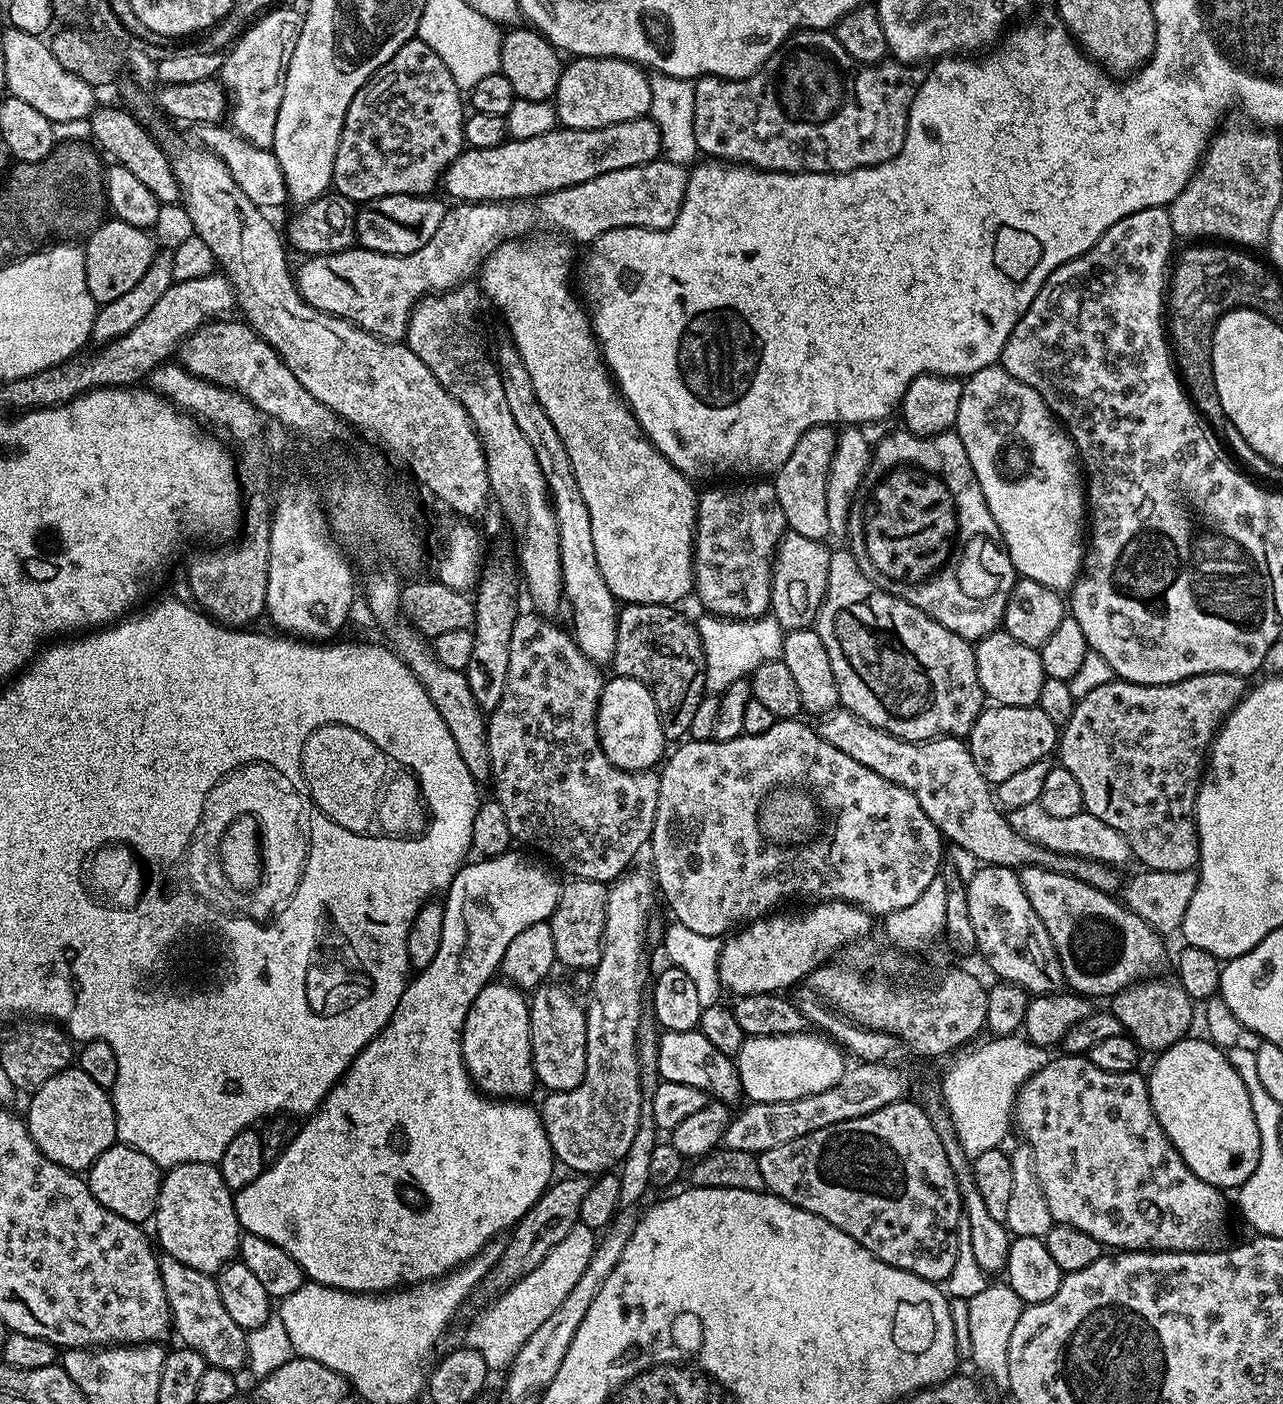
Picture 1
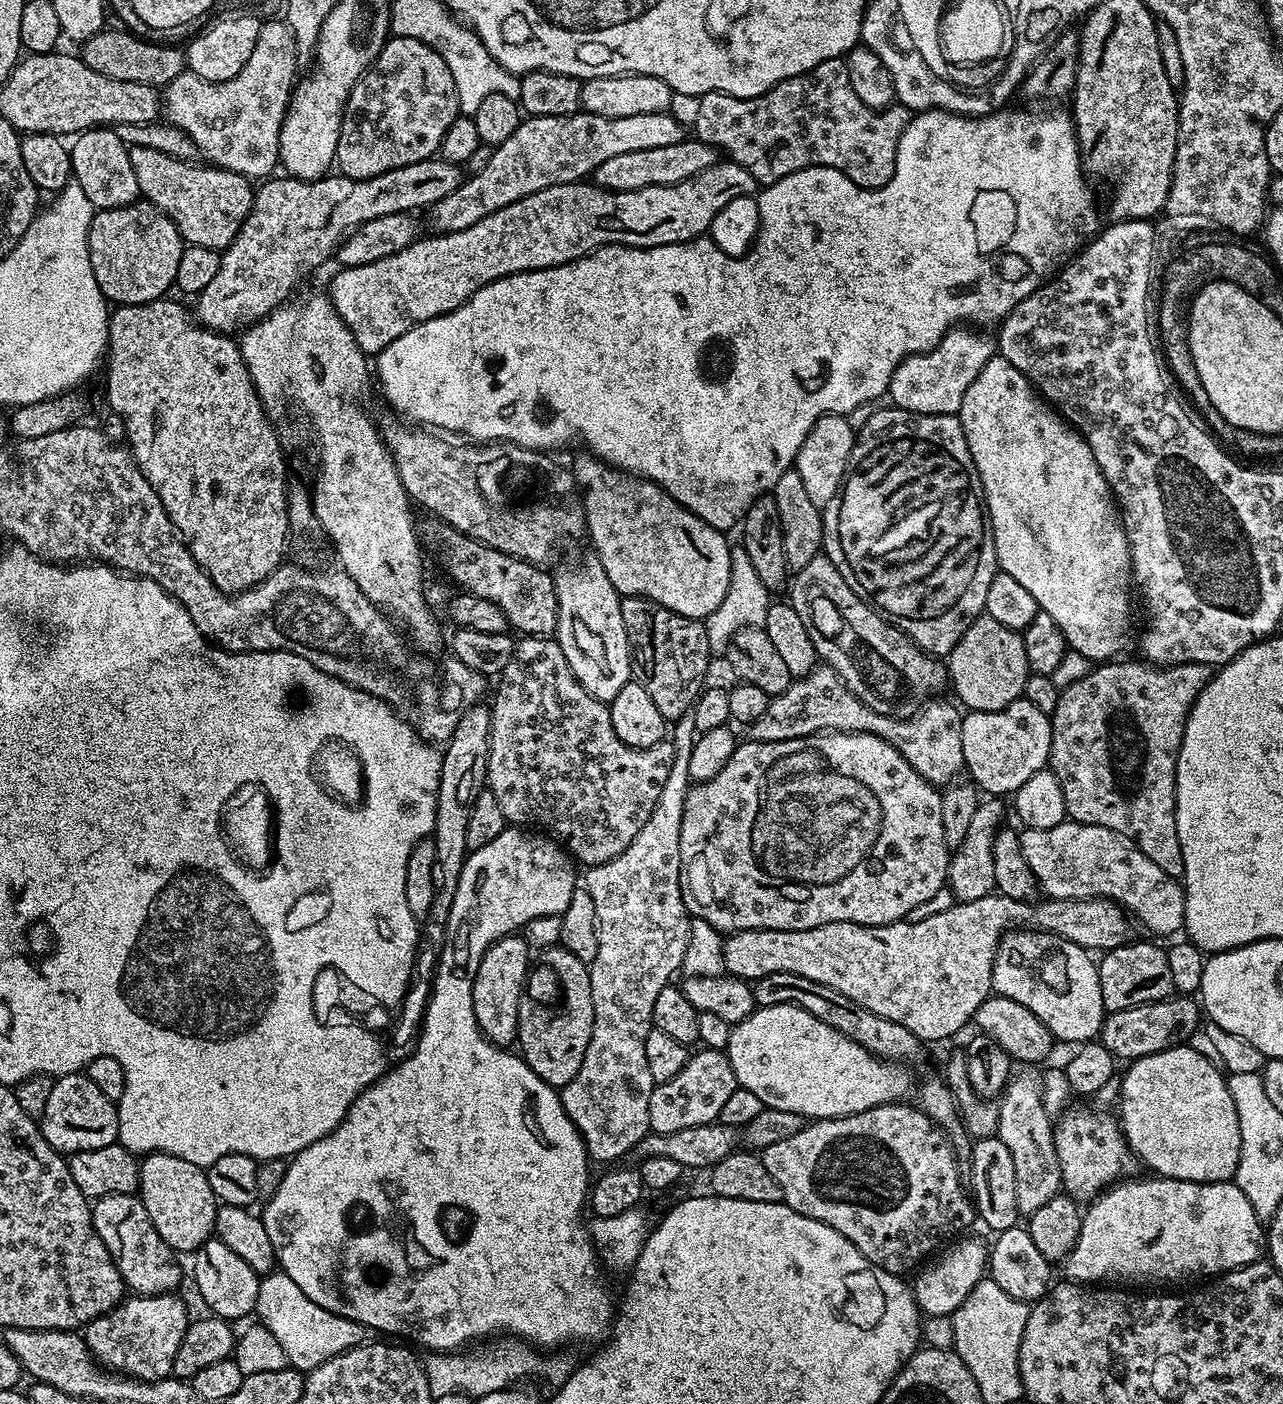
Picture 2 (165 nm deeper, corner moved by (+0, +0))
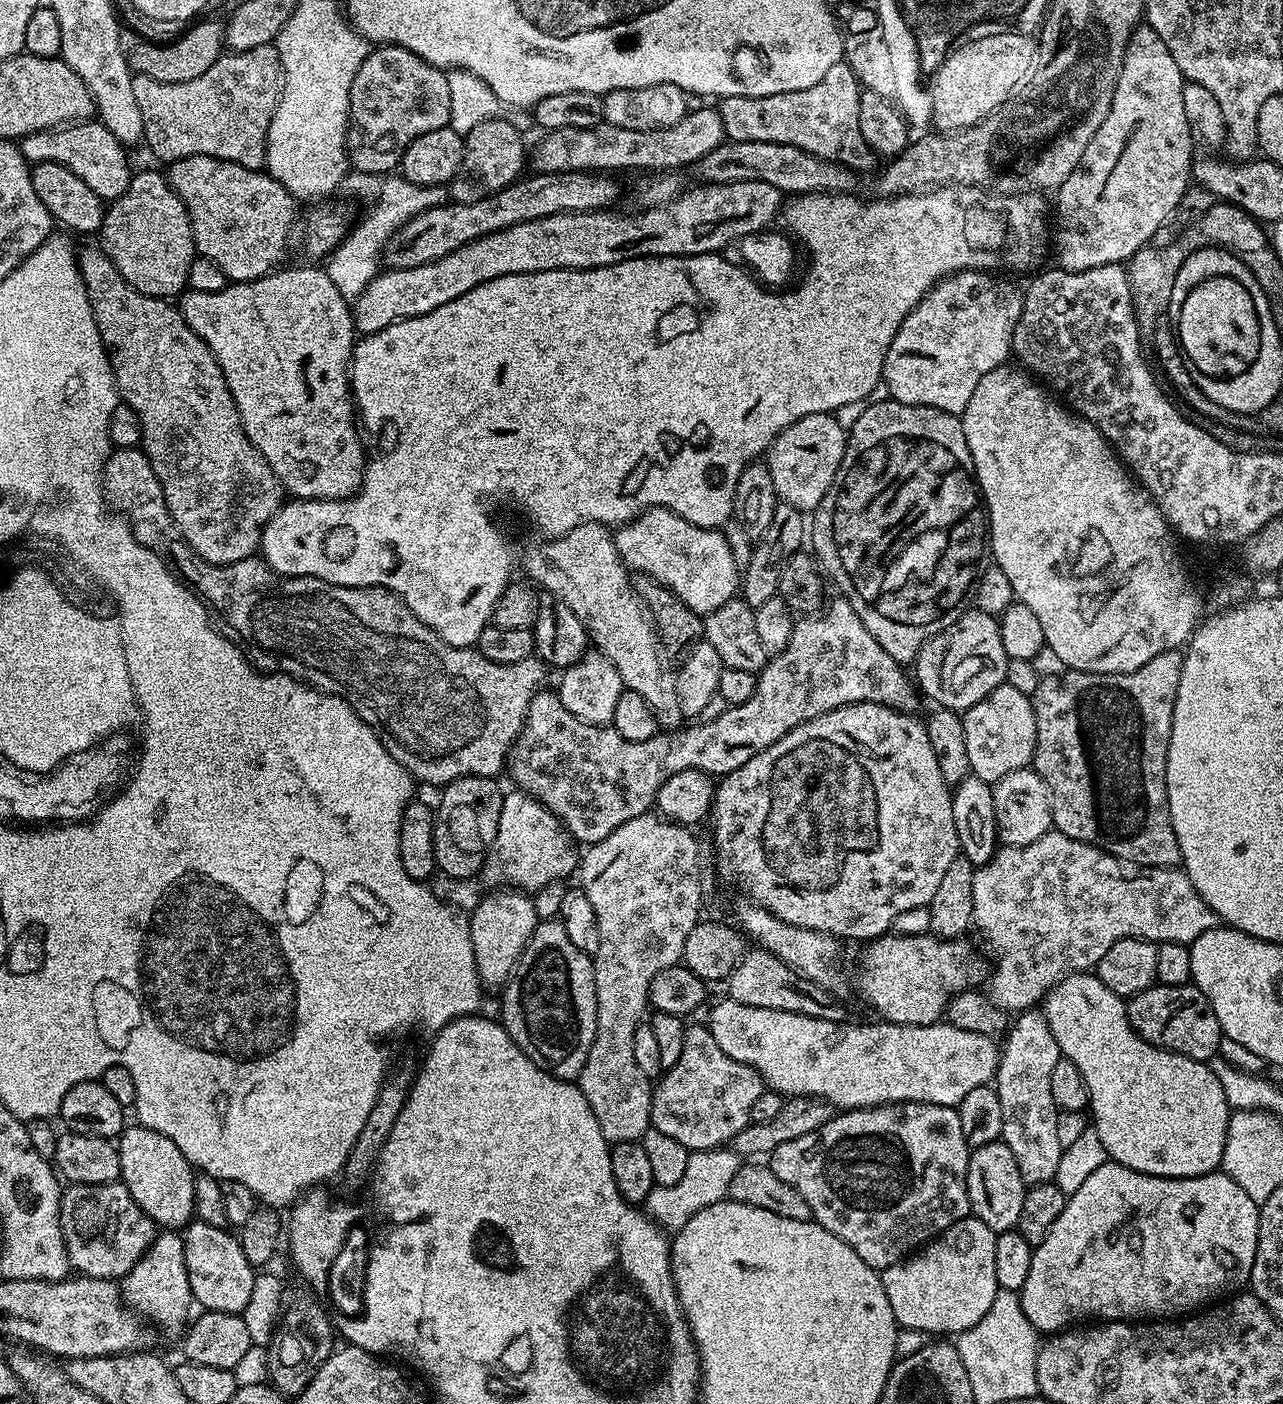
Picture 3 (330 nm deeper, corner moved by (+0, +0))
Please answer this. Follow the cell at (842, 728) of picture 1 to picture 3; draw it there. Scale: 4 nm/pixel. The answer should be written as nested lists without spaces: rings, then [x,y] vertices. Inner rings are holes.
[[[843,598],[835,599],[829,599],[828,609],[826,604],[819,614],[808,614],[796,620],[786,650],[771,657],[766,667],[758,673],[754,694],[750,694],[746,702],[728,707],[722,714],[718,714],[718,718],[714,718],[714,722],[692,722],[679,730],[661,731],[646,738],[646,742],[630,742],[611,726],[587,724],[574,718],[574,714],[562,706],[555,691],[537,692],[524,715],[524,729],[508,753],[507,775],[512,775],[516,783],[513,785],[519,791],[527,792],[546,805],[564,823],[573,841],[591,846],[614,834],[614,830],[630,822],[630,818],[645,815],[655,805],[658,790],[662,790],[662,782],[682,770],[700,768],[704,772],[711,772],[713,777],[726,777],[738,770],[738,766],[750,762],[754,754],[762,754],[762,750],[786,738],[786,734],[790,734],[790,730],[799,724],[851,704],[881,704],[887,708],[897,708],[900,712],[915,713],[921,697],[909,673],[907,676],[902,665],[890,658],[890,654],[886,654],[878,642],[874,642],[874,634],[862,626],[862,618],[858,618],[850,602]]]

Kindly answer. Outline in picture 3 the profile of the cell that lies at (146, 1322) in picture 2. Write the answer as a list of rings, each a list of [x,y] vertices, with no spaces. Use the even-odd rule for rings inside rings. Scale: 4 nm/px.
[[[176,1230],[157,1231],[146,1254],[142,1254],[140,1261],[122,1277],[118,1287],[120,1296],[133,1312],[149,1325],[157,1324],[166,1335],[179,1337],[190,1320],[188,1307],[194,1304],[186,1270],[183,1235]]]

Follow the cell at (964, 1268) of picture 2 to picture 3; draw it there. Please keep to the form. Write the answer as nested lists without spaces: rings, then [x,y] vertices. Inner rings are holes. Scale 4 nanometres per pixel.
[[[969,1214],[964,1220],[954,1222],[954,1226],[950,1226],[943,1234],[936,1237],[935,1240],[923,1245],[919,1250],[907,1255],[903,1260],[900,1260],[894,1266],[883,1269],[880,1272],[880,1281],[886,1290],[886,1298],[890,1298],[890,1310],[894,1310],[894,1318],[897,1325],[901,1329],[913,1328],[916,1332],[953,1332],[959,1334],[966,1331],[968,1328],[981,1322],[983,1316],[990,1310],[991,1302],[993,1302],[997,1286],[996,1275],[994,1274],[994,1242],[996,1241],[997,1233],[990,1230],[990,1226],[986,1226],[986,1222],[982,1222],[976,1216]]]

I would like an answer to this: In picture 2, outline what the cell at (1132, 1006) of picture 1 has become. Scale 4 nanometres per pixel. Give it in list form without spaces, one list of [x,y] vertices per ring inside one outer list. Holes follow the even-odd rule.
[[[1129,942],[1107,949],[1101,956],[1104,957],[1099,957],[1098,967],[1102,982],[1102,1002],[1108,1012],[1166,1000],[1176,992],[1174,981],[1170,979],[1168,953],[1163,947]]]

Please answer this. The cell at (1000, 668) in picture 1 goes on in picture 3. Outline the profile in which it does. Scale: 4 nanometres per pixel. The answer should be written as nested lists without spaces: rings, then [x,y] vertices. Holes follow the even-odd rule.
[[[969,610],[958,618],[958,622],[954,622],[954,626],[923,644],[914,661],[914,680],[919,691],[933,700],[933,705],[963,713],[970,706],[985,700],[998,685],[1007,681],[1008,661],[999,619]]]

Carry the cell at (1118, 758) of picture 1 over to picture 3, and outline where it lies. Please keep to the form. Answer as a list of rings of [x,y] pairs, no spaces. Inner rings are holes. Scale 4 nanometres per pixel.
[[[1171,648],[1158,658],[1150,658],[1146,666],[1133,672],[1078,672],[1066,670],[1062,674],[1045,676],[1040,681],[1038,690],[1030,697],[1034,718],[1036,719],[1036,749],[1032,755],[1031,767],[1046,782],[1052,799],[1052,823],[1055,831],[1066,834],[1078,842],[1102,845],[1105,852],[1117,856],[1130,864],[1139,864],[1145,868],[1175,868],[1181,863],[1178,838],[1170,818],[1168,791],[1166,790],[1166,766],[1168,765],[1168,747],[1174,722],[1174,702],[1178,698],[1178,682],[1184,665],[1184,652]]]

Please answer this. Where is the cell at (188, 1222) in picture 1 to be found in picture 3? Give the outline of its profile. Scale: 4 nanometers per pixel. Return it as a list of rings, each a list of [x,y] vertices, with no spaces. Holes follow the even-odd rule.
[[[125,1127],[118,1137],[120,1150],[120,1180],[128,1188],[129,1194],[138,1206],[164,1230],[180,1230],[194,1216],[195,1173],[188,1159],[166,1138],[149,1128]]]

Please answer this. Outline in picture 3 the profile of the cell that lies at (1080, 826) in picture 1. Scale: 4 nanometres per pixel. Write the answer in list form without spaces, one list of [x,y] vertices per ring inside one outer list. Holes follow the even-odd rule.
[[[1055,830],[1042,834],[1042,838],[1038,838],[1038,842],[1030,842],[1026,846],[1001,847],[992,856],[990,862],[979,865],[972,873],[972,901],[974,902],[972,923],[975,931],[980,931],[981,938],[988,943],[988,948],[992,951],[992,960],[996,963],[996,973],[993,976],[991,973],[986,984],[986,996],[997,1008],[1003,1008],[1008,1014],[1019,1014],[1028,1009],[1035,1009],[1059,980],[1065,980],[1075,972],[1095,969],[1102,954],[1106,954],[1106,950],[1110,950],[1110,946],[1114,946],[1114,942],[1118,942],[1122,938],[1138,938],[1153,942],[1169,940],[1190,946],[1199,936],[1206,934],[1206,930],[1219,928],[1222,924],[1220,916],[1214,914],[1214,910],[1210,910],[1210,906],[1206,906],[1206,902],[1200,897],[1198,890],[1194,890],[1190,878],[1179,867],[1145,868],[1139,864],[1130,864],[1119,860],[1117,856],[1112,856],[1109,852],[1105,852],[1103,847],[1078,842],[1074,838],[1066,838],[1066,834]]]

